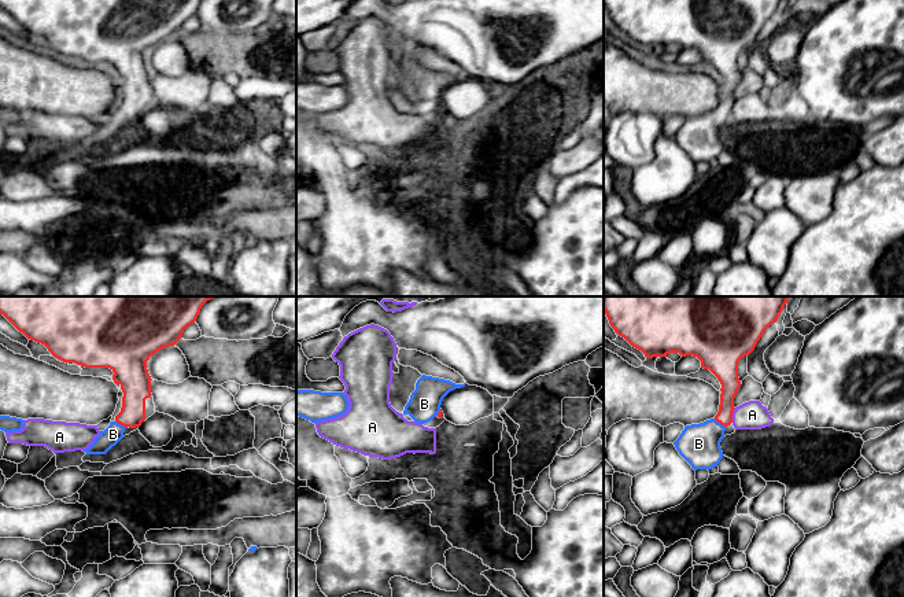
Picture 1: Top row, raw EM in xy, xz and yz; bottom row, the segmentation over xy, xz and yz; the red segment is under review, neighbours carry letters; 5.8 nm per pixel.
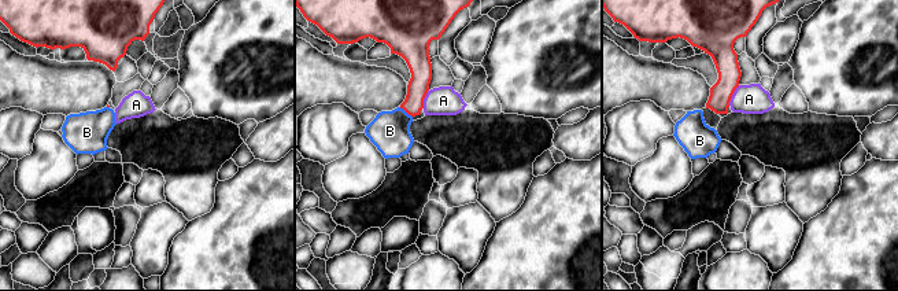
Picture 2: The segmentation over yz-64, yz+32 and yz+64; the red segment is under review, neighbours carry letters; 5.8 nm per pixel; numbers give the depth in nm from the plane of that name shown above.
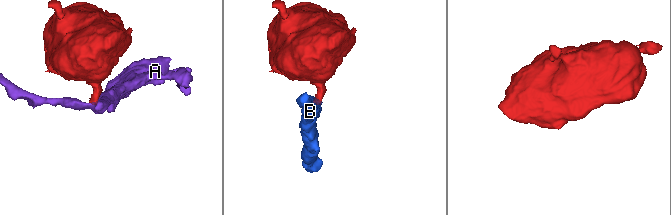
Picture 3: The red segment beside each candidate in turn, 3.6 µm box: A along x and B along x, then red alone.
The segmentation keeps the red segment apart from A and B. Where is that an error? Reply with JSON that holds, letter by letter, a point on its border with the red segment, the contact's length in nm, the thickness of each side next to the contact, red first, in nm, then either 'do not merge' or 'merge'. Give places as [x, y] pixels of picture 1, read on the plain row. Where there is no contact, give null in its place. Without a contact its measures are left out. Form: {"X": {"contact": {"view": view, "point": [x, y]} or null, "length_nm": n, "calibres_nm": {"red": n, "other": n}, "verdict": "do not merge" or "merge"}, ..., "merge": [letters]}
{"A": {"contact": {"view": "yz", "point": [731, 107]}, "length_nm": 90, "calibres_nm": {"red": 130, "other": 170}, "verdict": "do not merge"}, "B": {"contact": {"view": "yz", "point": [719, 114]}, "length_nm": 90, "calibres_nm": {"red": 110, "other": 240}, "verdict": "merge"}, "merge": ["B"]}

